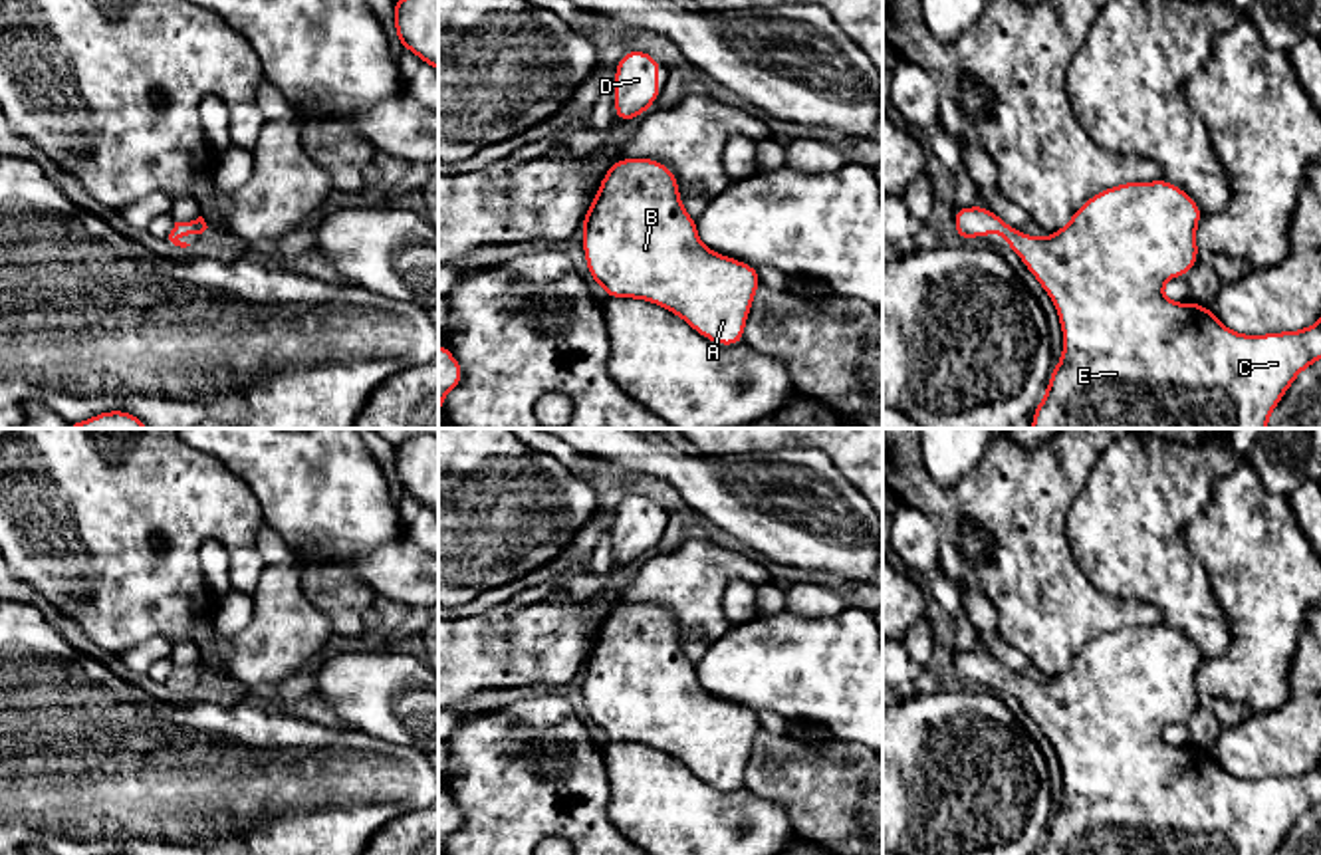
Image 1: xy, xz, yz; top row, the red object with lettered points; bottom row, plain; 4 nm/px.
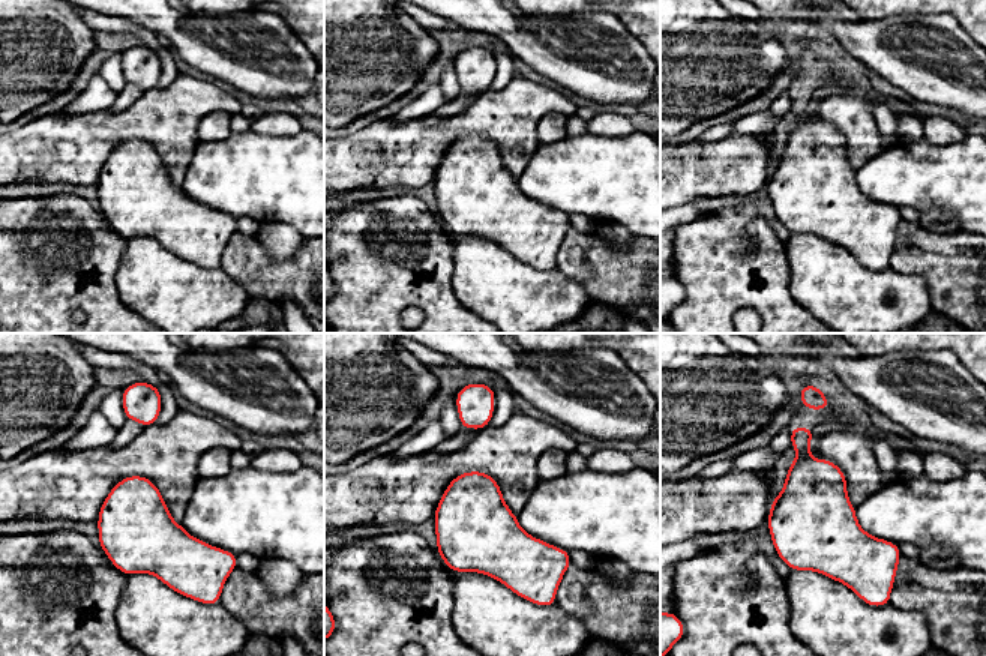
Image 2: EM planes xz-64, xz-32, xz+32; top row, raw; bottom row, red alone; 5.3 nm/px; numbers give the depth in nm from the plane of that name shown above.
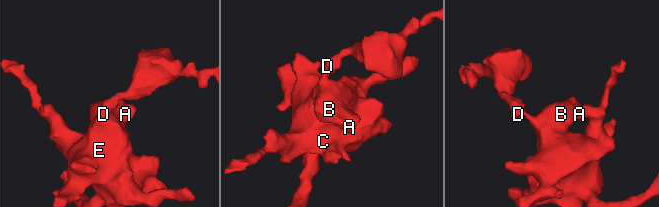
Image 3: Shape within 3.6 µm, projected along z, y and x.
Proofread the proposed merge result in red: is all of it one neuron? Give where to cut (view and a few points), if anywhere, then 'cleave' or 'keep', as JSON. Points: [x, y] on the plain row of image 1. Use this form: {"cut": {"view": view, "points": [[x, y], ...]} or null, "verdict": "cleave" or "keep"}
{"cut": null, "verdict": "keep"}

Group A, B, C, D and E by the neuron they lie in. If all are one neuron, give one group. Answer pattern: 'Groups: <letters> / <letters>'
Groups: A B C D E

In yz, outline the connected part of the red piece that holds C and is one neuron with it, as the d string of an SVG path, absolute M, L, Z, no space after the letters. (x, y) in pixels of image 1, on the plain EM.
M1158 623L1152 627L1123 627L1115 633L1105 633L1083 647L1065 672L1051 676L1047 682L1033 682L1025 676L1016 674L1006 665L996 661L986 651L954 653L956 680L966 686L970 680L982 682L986 678L1004 678L1006 690L1012 692L1025 712L1035 720L1041 732L1051 742L1063 776L1063 799L1053 811L1049 829L1041 847L1035 855L1273 855L1281 841L1287 837L1297 819L1321 803L1321 766L1299 774L1279 776L1263 780L1246 780L1228 774L1206 750L1202 748L1178 748L1170 746L1162 738L1162 730L1172 722L1184 722L1198 706L1196 671L1202 663L1202 655L1196 645L1174 631L1172 627Z

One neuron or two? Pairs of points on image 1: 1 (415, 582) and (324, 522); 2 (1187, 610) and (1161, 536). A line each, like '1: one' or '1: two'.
1: two
2: one

